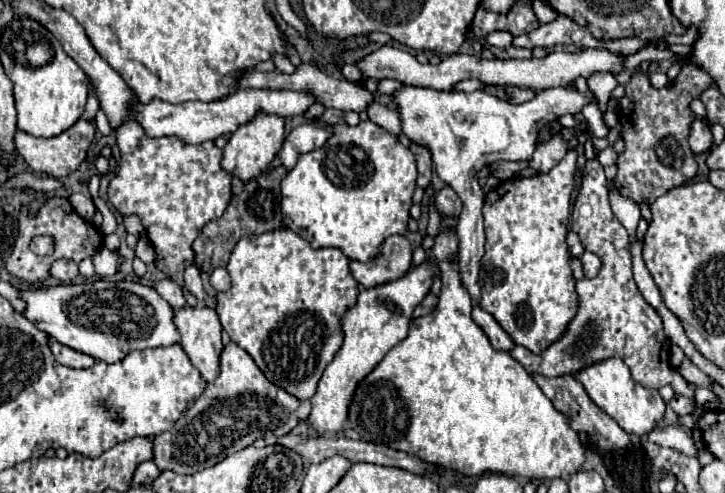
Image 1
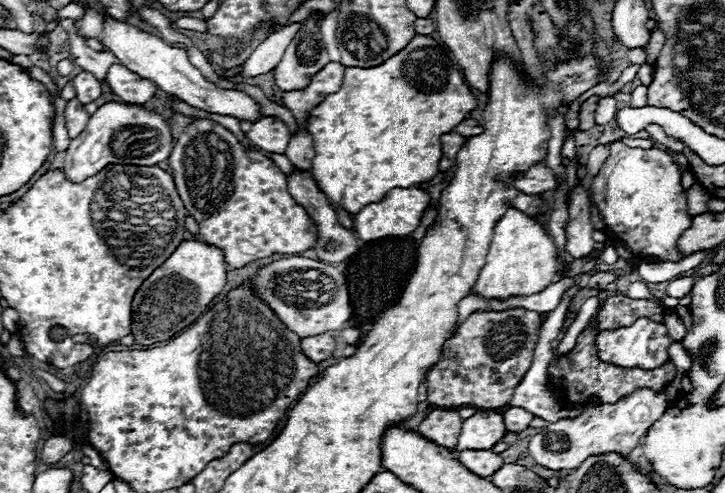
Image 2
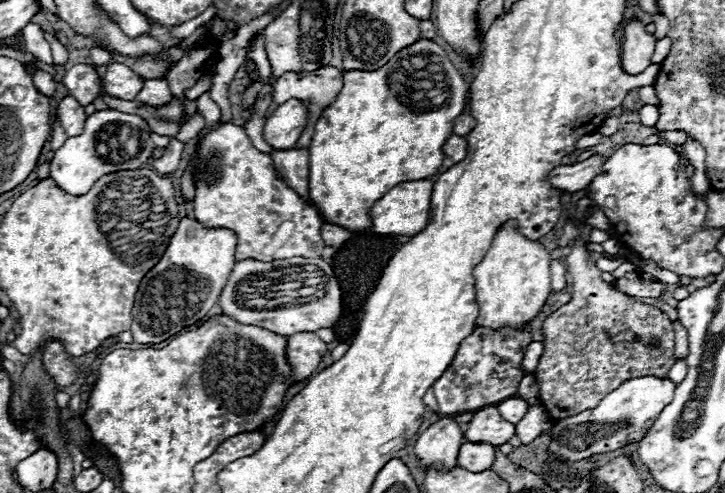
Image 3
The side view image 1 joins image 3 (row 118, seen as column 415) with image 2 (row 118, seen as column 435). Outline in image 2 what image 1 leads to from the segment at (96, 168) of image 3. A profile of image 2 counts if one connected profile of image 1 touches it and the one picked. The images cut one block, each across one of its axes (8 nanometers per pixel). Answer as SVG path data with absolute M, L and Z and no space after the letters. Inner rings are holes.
M106 102L88 120L84 132L70 140L62 172L70 182L84 182L108 164L128 166L154 166L172 152L172 126L162 114L148 110L146 106Z

